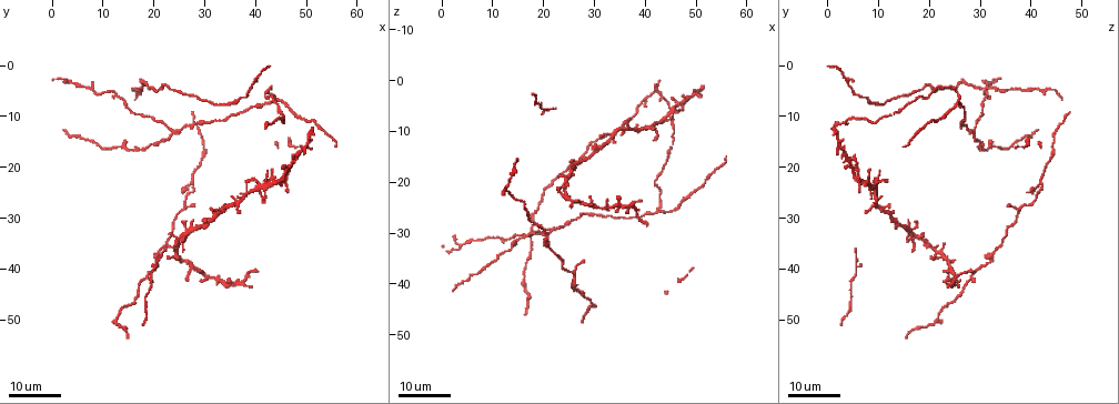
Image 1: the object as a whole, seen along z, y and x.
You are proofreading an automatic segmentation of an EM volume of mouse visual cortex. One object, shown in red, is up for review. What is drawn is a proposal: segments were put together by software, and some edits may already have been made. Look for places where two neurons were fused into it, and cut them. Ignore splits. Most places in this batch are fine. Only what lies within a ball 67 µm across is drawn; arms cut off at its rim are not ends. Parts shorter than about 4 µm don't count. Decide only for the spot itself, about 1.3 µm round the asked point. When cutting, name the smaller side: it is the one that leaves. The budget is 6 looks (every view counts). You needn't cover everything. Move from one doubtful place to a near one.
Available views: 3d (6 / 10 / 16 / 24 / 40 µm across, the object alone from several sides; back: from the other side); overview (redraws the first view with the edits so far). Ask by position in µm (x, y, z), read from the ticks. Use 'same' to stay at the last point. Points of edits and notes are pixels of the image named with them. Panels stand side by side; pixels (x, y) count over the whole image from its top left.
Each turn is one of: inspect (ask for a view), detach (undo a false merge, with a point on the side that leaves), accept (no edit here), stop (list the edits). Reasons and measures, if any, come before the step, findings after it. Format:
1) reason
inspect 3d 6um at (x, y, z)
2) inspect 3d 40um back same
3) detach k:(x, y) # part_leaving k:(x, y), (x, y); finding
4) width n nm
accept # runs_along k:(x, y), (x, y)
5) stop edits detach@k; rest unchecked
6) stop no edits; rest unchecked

branch point
inspect 3d 16um at (24.0, 13.0, 28.5)

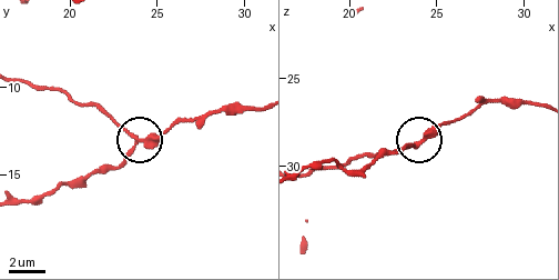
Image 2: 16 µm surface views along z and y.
zoom in
inspect 3d 6um at (23.8, 13.1, 28.9)

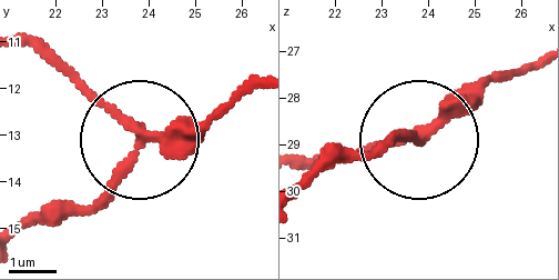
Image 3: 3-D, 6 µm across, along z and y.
arms 3
accept # runs_along 3:(532, 66), (485, 77), (409, 141), (334, 152); continuous, no second neuron

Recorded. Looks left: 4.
small branch off a trunk
inspect 3d 24um at (26.5, 33.5, 16.5)

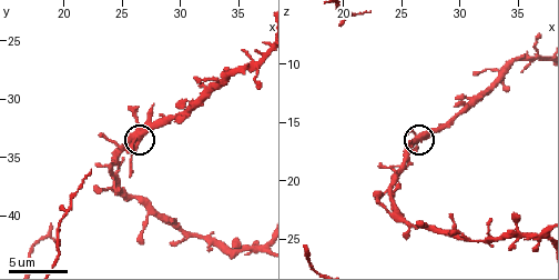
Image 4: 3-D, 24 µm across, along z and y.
inspect 3d 6um at (26.4, 33.4, 16.4)

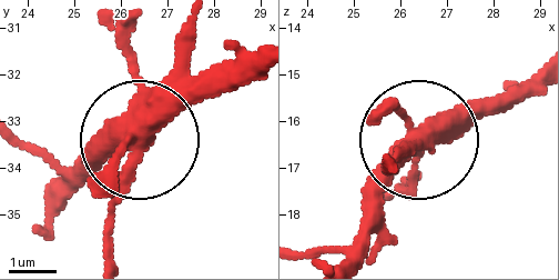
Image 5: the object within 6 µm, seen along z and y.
side_arm 30 um; arms 4
accept # one neuron here

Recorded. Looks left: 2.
two arms at a narrow angle
inspect 3d 16um at (41.5, 23.5, 9.0)

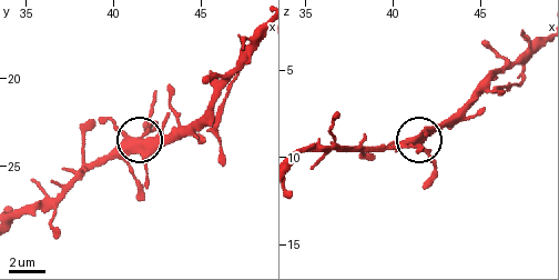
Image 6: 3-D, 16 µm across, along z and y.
inspect 3d 10um at (41.2, 23.7, 9.1)

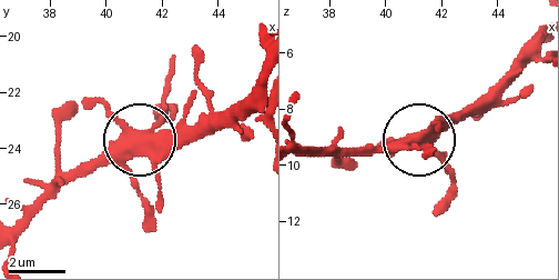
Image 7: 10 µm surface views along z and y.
arms 5
accept # all the same neuron

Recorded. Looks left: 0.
stop no edits; rest unchecked

